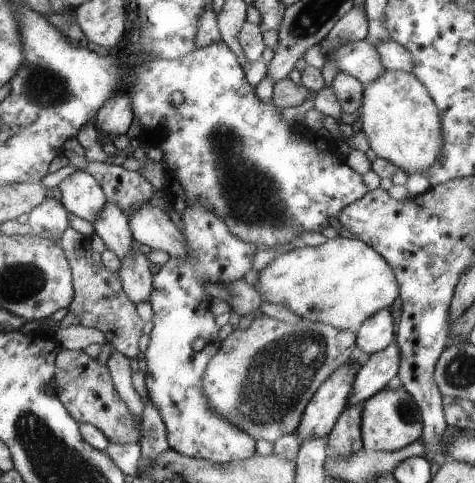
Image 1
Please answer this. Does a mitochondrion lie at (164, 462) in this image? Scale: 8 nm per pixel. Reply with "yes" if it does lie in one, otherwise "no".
yes

